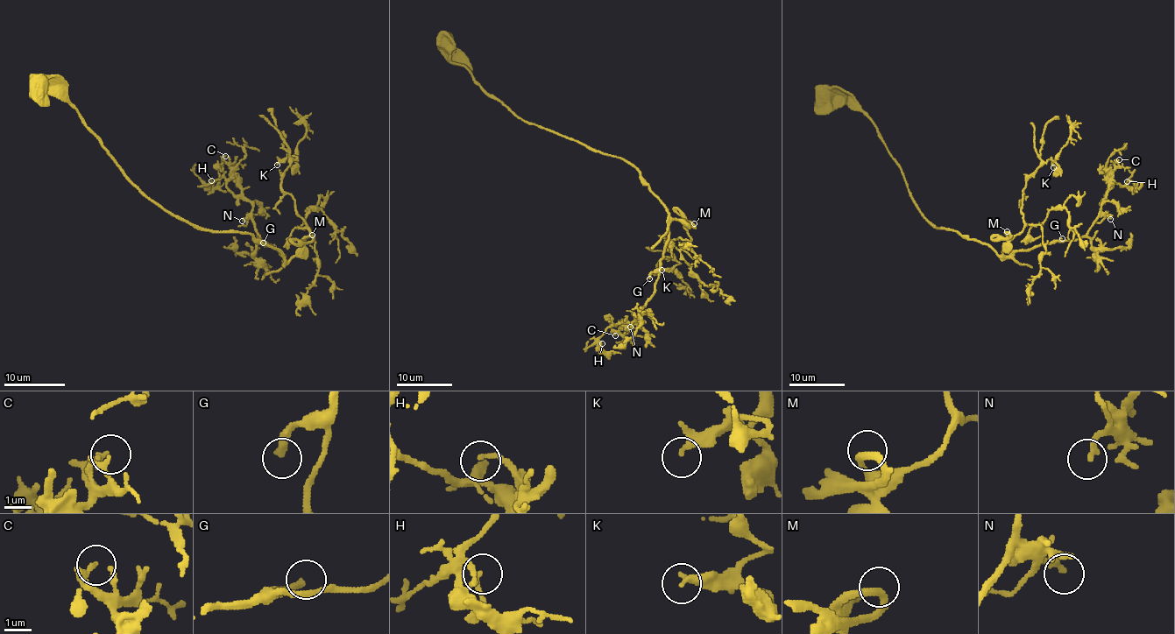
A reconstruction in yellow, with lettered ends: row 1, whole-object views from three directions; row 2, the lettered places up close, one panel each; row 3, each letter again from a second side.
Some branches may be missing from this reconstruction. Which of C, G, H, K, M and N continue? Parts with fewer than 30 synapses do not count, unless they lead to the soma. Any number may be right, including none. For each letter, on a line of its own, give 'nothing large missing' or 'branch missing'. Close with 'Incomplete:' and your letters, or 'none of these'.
C: nothing large missing
G: branch missing
H: nothing large missing
K: nothing large missing
M: nothing large missing
N: nothing large missing
Incomplete: G

